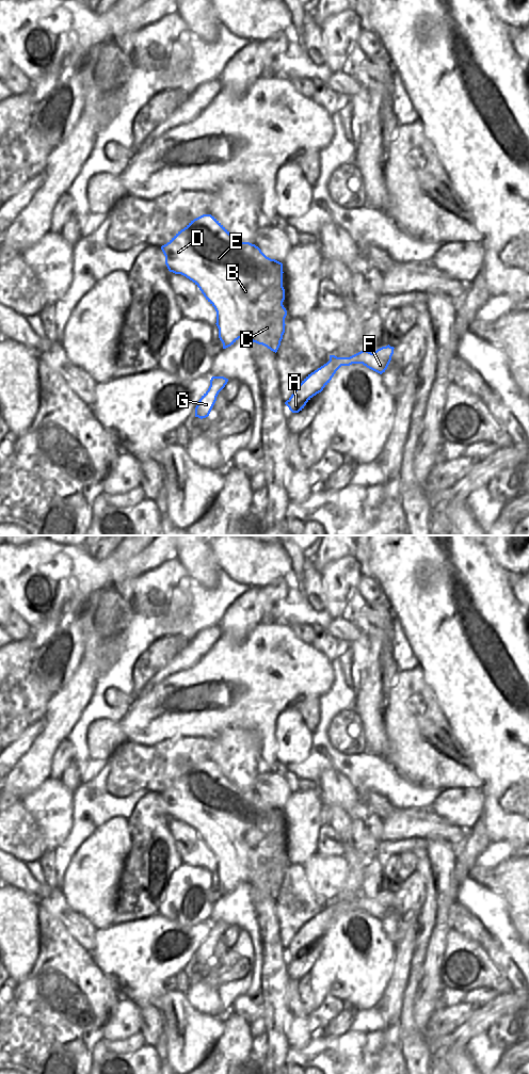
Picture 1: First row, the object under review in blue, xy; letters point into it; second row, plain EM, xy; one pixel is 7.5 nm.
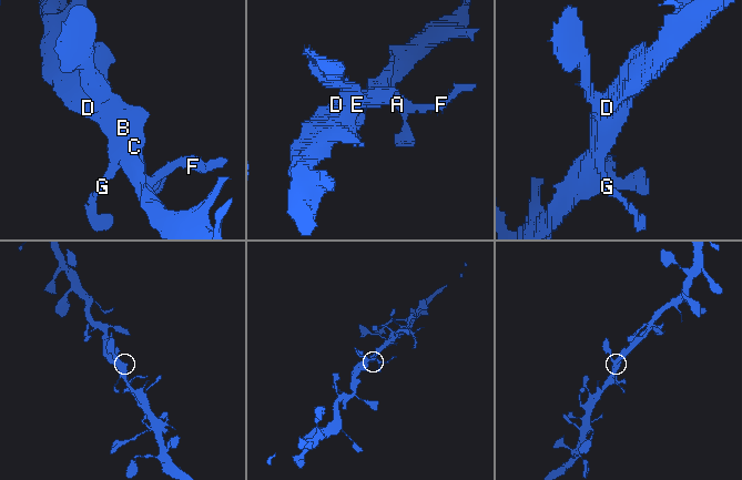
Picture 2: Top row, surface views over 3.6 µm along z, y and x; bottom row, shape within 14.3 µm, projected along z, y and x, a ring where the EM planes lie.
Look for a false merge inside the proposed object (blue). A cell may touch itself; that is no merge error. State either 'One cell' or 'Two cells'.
One cell.

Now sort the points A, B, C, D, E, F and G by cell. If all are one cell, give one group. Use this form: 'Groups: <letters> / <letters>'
Groups: A B C D E F G.

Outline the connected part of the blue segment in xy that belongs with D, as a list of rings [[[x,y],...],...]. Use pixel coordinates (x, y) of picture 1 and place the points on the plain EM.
[[[203,760],[191,767],[161,796],[169,817],[192,827],[214,853],[223,895],[245,882],[277,898],[287,862],[283,851],[285,835],[282,808],[267,803],[255,790],[235,784],[211,760]]]

